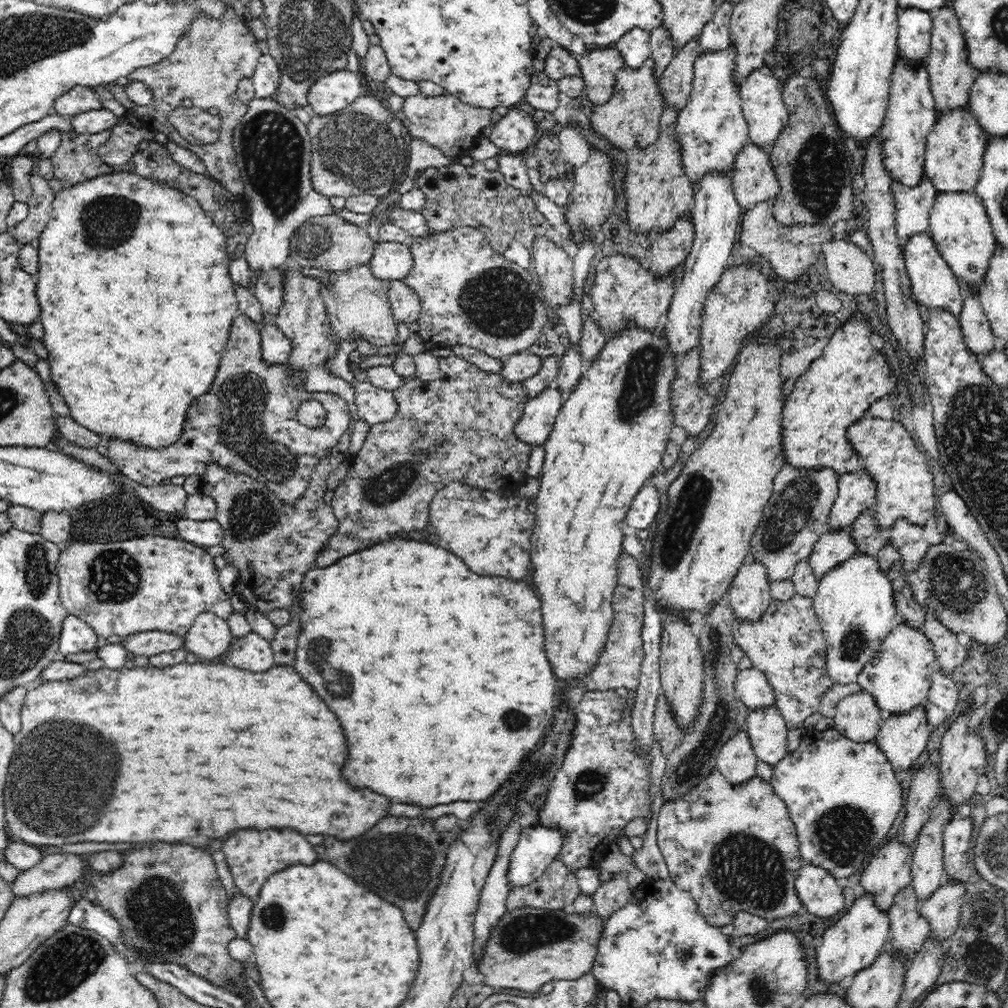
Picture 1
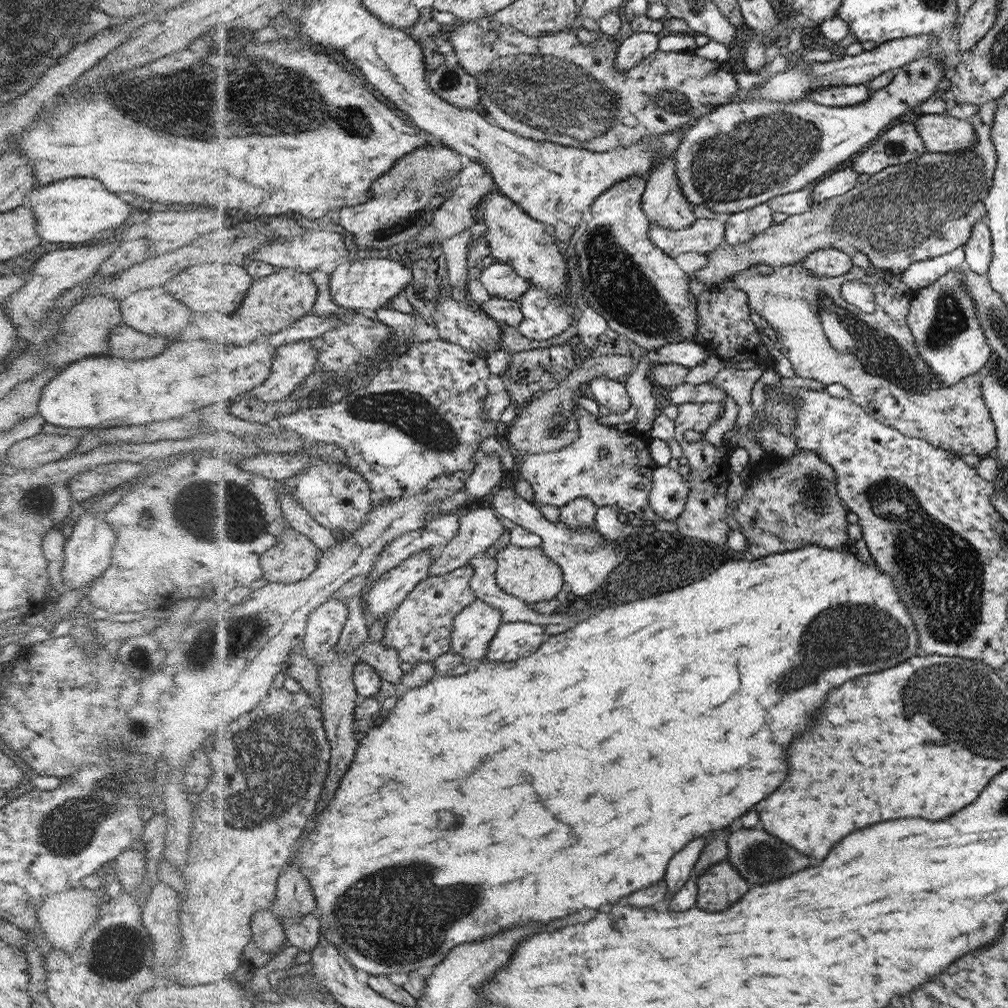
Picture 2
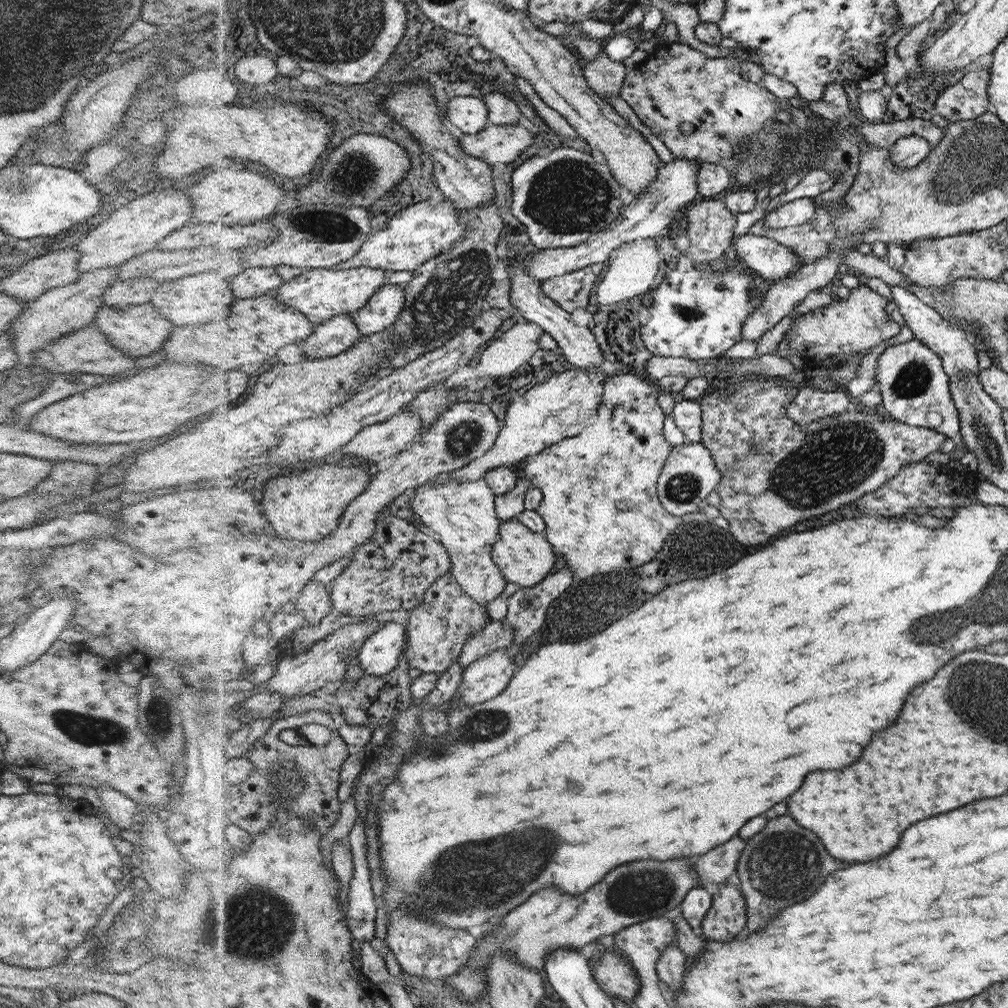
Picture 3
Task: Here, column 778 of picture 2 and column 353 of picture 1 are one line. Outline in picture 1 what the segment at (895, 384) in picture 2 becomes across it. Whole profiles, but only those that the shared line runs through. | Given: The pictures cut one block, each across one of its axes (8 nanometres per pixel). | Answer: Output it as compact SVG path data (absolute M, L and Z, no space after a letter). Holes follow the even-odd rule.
M362 265L346 271L332 272L332 287L326 290L322 284L322 297L325 298L326 312L334 333L342 340L354 341L356 338L376 346L396 344L398 325L389 304L389 286L391 280L380 279L372 274L368 265Z

